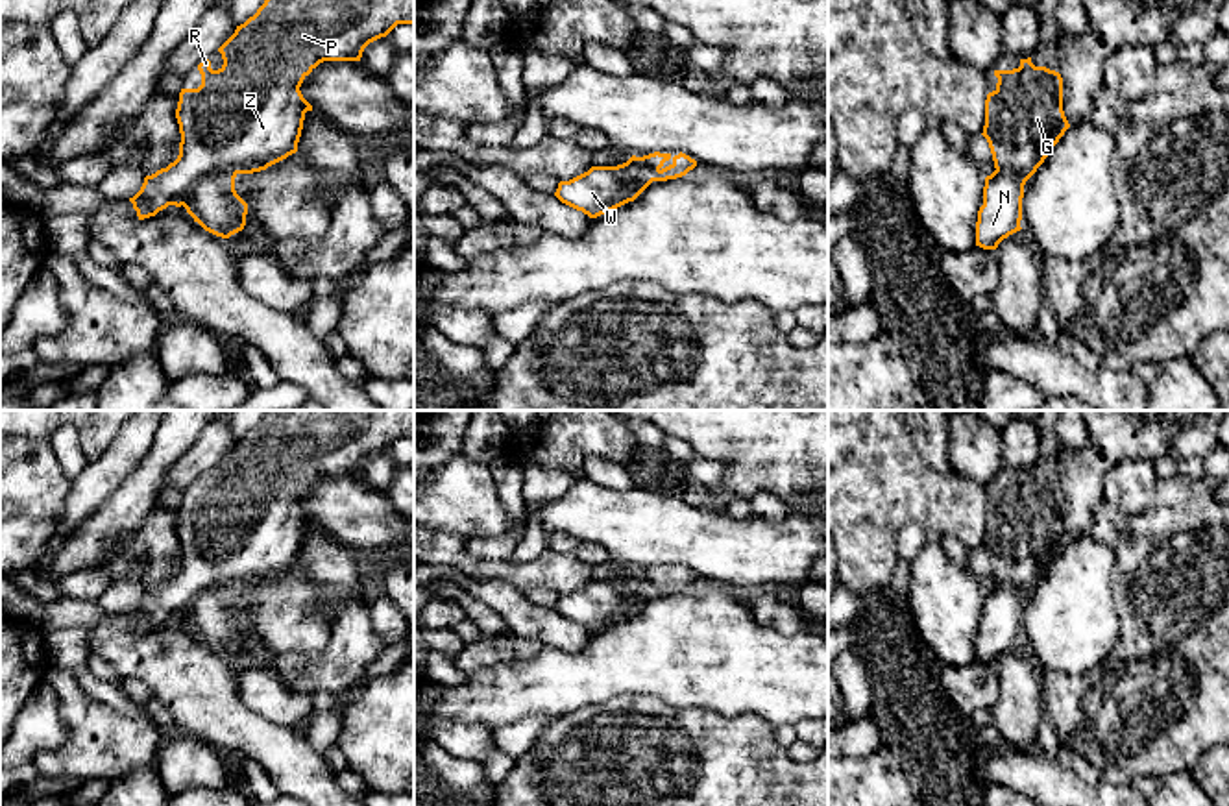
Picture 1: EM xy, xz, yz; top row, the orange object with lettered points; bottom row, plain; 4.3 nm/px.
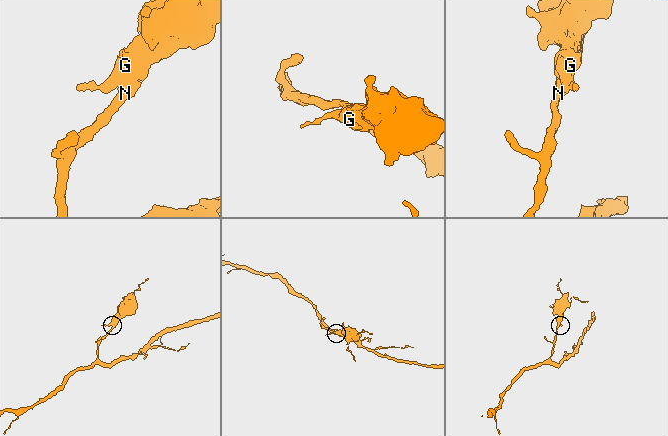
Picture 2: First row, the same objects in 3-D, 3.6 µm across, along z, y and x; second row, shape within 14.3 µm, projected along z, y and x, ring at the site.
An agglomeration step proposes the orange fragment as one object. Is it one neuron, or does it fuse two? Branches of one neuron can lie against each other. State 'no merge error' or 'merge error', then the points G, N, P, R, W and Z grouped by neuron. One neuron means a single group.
no merge error | G N P R W Z

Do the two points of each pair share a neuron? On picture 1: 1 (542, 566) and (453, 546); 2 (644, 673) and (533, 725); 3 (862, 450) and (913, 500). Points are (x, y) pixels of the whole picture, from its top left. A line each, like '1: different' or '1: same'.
1: same
2: different
3: same

